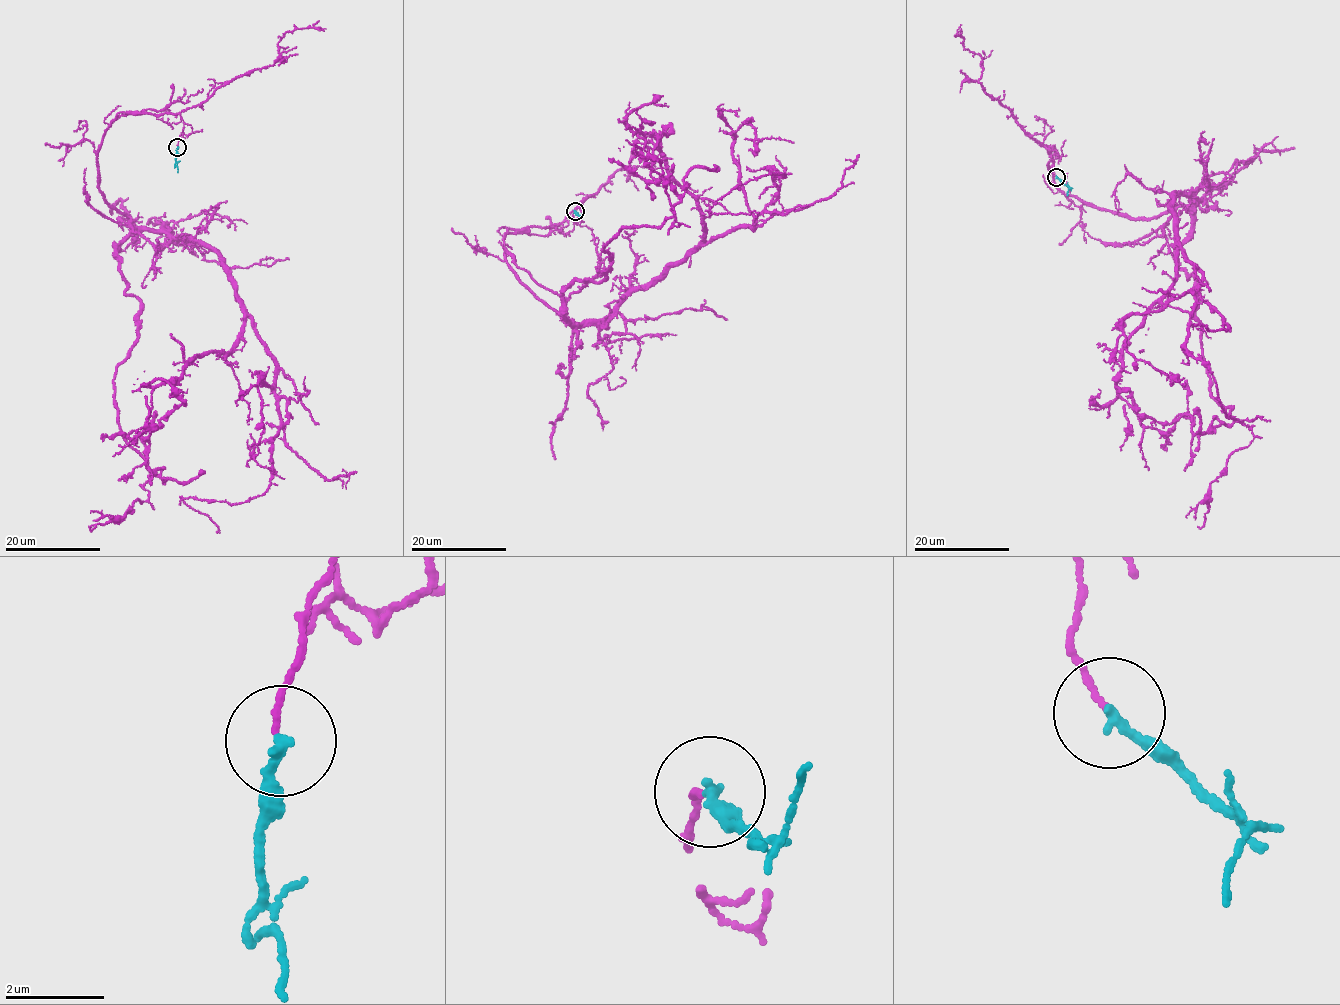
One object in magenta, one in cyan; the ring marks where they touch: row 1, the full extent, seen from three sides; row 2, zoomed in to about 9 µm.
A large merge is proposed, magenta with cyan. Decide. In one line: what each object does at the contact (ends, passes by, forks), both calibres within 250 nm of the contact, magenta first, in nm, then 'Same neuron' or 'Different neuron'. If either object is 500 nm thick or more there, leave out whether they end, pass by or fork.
At the ring magenta ends. At the ring cyan ends. Thickness 110 nm (magenta) against 200 nm. Different neuron

